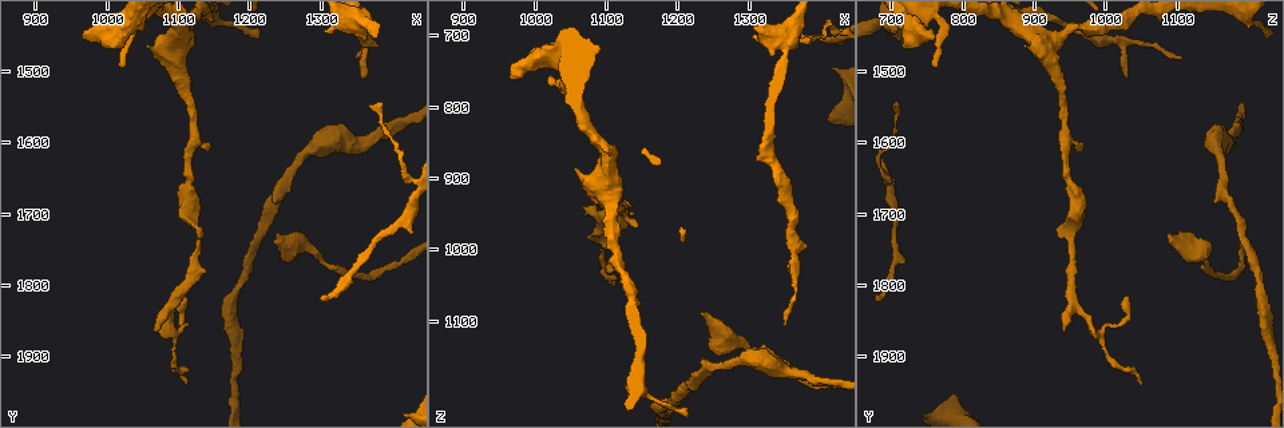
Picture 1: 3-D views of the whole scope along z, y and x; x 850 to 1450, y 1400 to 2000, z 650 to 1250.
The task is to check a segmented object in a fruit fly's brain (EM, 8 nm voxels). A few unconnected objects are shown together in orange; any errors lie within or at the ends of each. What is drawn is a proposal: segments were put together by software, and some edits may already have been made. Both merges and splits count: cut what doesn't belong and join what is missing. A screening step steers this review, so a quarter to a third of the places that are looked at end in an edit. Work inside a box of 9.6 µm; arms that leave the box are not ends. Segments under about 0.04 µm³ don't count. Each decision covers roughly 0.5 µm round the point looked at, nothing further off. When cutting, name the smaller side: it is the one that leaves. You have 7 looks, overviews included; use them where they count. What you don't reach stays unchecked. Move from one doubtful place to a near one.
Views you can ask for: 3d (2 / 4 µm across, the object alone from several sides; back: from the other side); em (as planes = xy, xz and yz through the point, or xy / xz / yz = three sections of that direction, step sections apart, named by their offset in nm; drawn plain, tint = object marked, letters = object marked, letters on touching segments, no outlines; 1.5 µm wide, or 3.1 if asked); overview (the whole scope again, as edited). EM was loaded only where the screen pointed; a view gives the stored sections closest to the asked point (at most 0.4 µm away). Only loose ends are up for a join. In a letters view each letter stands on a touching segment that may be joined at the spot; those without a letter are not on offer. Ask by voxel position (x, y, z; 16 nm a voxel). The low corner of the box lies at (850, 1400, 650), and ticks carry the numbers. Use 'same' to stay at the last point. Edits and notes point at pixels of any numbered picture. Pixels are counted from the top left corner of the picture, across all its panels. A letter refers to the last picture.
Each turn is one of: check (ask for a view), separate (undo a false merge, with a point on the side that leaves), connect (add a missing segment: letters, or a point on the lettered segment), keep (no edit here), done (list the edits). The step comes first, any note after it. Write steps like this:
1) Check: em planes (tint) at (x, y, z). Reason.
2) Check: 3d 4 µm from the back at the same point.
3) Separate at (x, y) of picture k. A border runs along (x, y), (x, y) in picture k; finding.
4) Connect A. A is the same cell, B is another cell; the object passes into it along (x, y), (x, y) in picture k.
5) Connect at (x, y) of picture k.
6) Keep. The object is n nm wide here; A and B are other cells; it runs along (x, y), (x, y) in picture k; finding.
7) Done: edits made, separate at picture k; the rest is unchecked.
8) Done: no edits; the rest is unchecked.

Check: 3d 2 µm at (1070, 1865, 940).

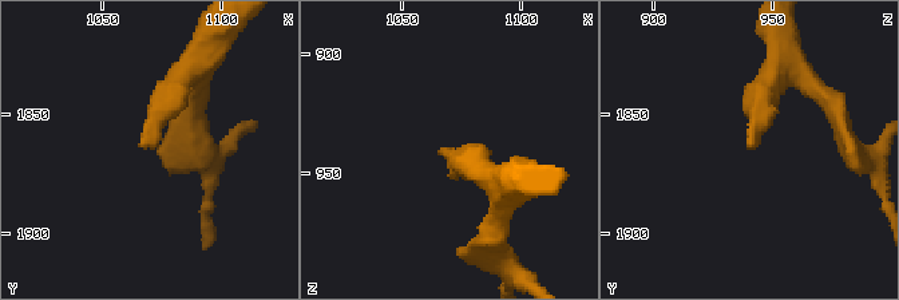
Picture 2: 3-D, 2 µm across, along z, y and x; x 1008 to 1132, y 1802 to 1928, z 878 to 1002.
Check: em xy step 4 (tint) at (1067, 1864, 939). Shape alone is not enough.

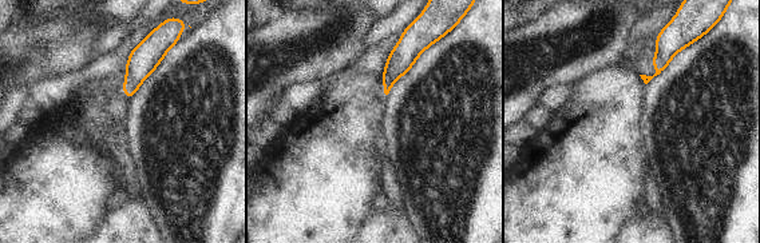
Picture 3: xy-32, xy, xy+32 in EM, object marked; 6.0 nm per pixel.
Check: em planes (letters) at the same point. Another direction.

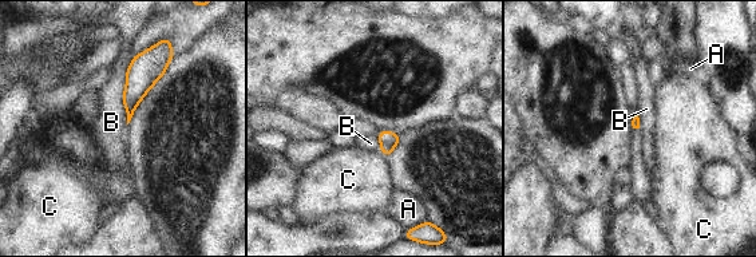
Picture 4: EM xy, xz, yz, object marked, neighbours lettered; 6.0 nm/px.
Keep. The longest contact is with B, 420 nm; A, B and C are other cells; a border runs along (134, 55), (123, 91), (126, 123) in picture 4; no lettered segment goes on from it.

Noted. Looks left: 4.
Check: em planes (letters) at (1130, 1725, 950). Calibre changes.

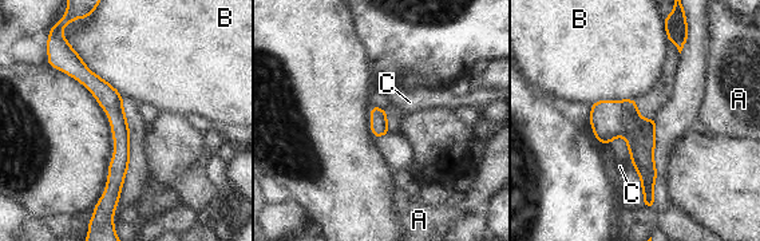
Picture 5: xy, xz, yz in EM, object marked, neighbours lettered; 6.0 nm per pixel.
Keep. The object is 100 nm wide here; A, B and C are other cells; a border runs along (70, 44), (123, 98) in picture 5; continuous, no second cell.

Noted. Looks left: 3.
Check: 3d 2 µm at (1115, 1820, 1030). Branch stops here.

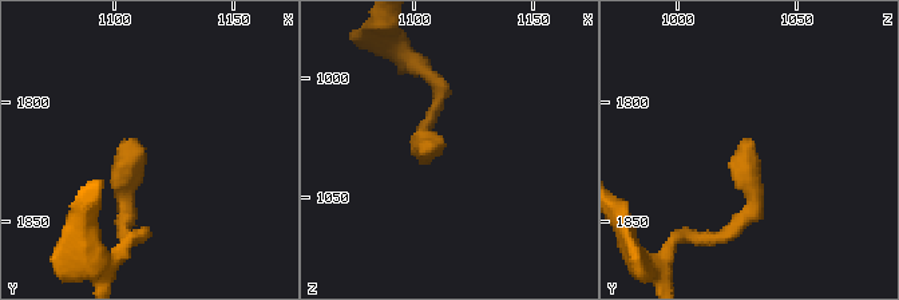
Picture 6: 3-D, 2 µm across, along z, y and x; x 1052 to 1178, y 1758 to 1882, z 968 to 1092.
Check: em yz step 8 (tint) at (1112, 1819, 1029). Shape alone is not enough.

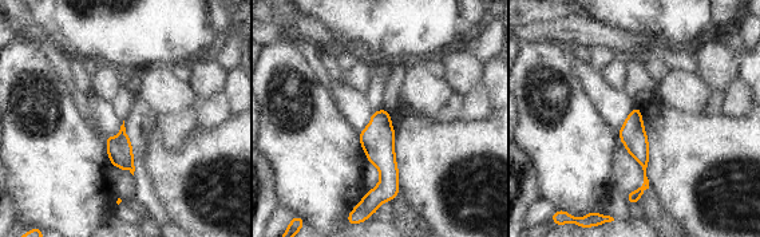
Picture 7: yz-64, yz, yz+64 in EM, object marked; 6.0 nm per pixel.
Check: em planes (letters) at the same point.

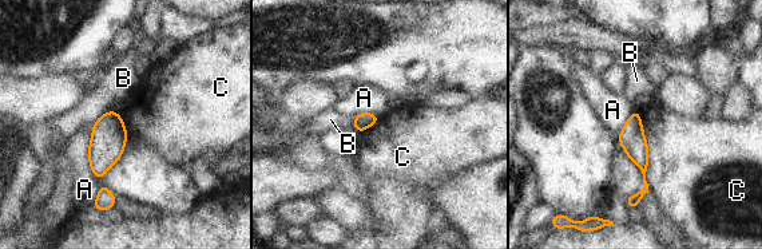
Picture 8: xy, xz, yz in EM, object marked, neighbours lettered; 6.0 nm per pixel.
Keep. A, B and C are other cells; it runs along (637, 114), (645, 189), (634, 202) in picture 8; no lettered segment goes on from it.

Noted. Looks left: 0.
Done: no edits; the rest is unchecked.

